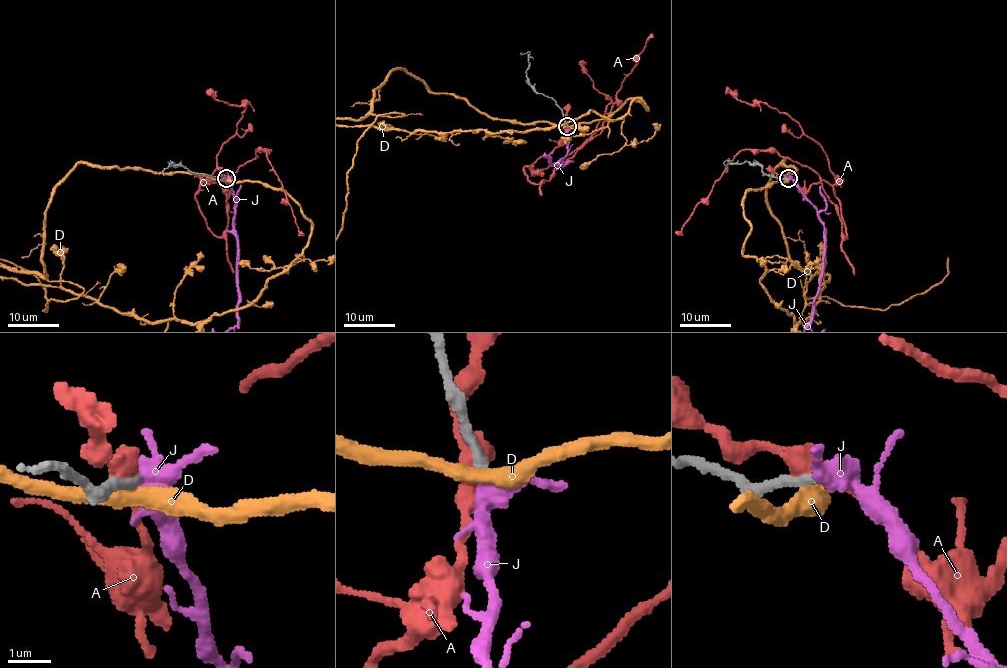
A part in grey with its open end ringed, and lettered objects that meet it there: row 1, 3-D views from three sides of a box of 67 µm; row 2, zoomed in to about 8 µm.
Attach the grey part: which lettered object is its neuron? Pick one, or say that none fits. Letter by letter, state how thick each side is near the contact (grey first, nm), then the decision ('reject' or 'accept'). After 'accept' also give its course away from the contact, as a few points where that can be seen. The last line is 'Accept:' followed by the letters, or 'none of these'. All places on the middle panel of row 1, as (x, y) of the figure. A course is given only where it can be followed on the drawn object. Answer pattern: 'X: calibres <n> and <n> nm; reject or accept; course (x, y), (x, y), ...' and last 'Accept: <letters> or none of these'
A: calibres 280 and 420 nm; reject
D: calibres 240 and 360 nm; reject
J: calibres 240 and 440 nm; accept
Accept: J

